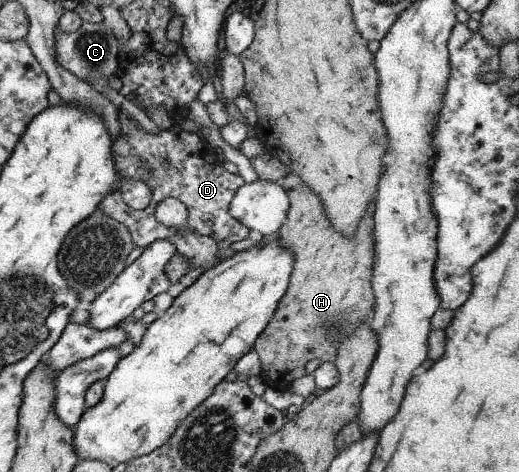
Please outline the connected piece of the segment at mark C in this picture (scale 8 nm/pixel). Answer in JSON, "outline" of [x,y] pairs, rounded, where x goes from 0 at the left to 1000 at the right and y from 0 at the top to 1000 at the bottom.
{"outline":[[[198,47],[158,49],[145,66],[125,70],[108,59],[102,70],[102,108],[106,108],[106,129],[110,138],[139,155],[141,163],[164,172],[168,180],[195,176],[210,167],[214,159],[225,157],[227,140],[227,95],[214,61]]]}

